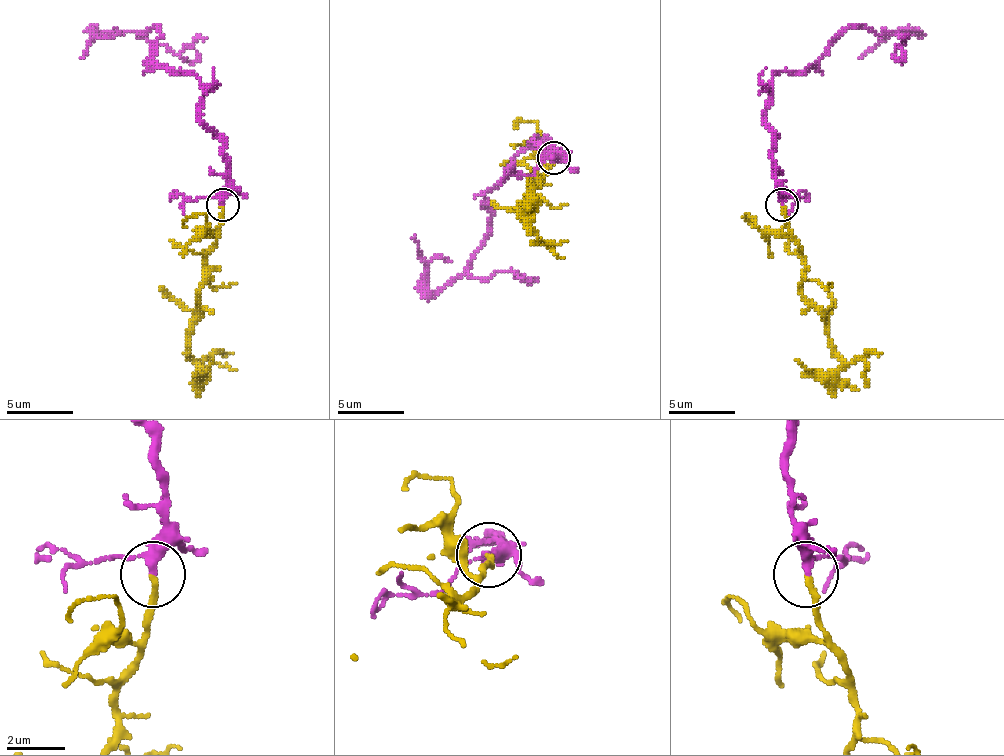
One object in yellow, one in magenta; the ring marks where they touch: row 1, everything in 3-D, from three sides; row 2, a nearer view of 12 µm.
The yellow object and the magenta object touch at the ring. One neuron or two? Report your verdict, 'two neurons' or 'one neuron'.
one neuron

